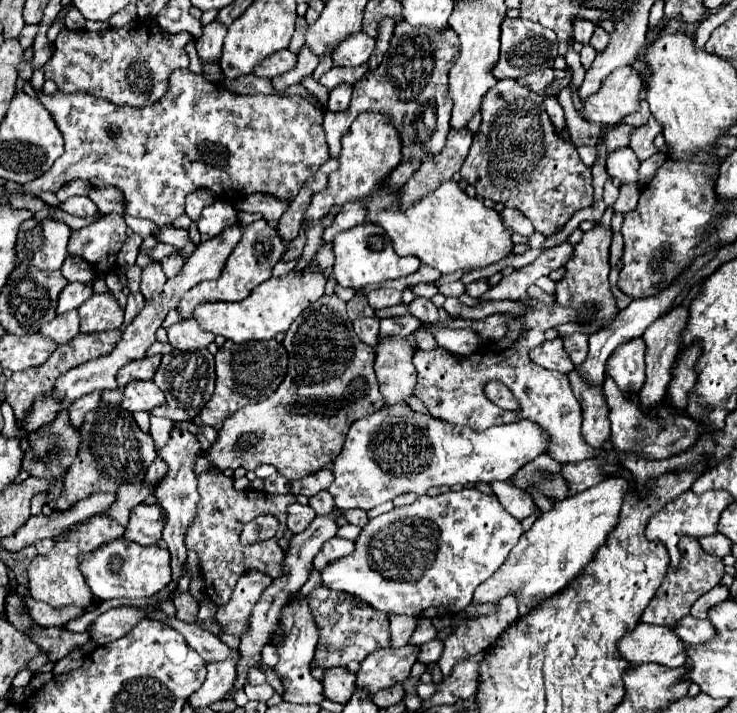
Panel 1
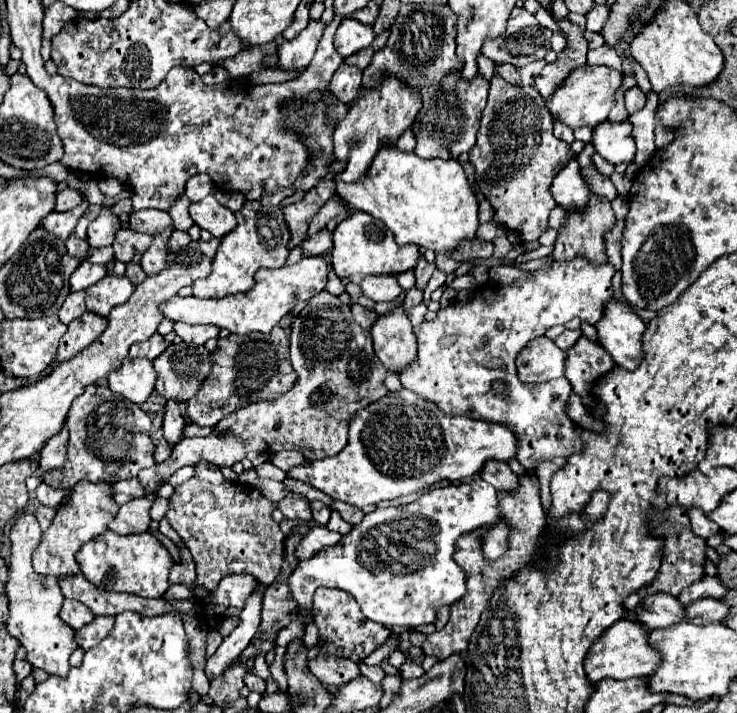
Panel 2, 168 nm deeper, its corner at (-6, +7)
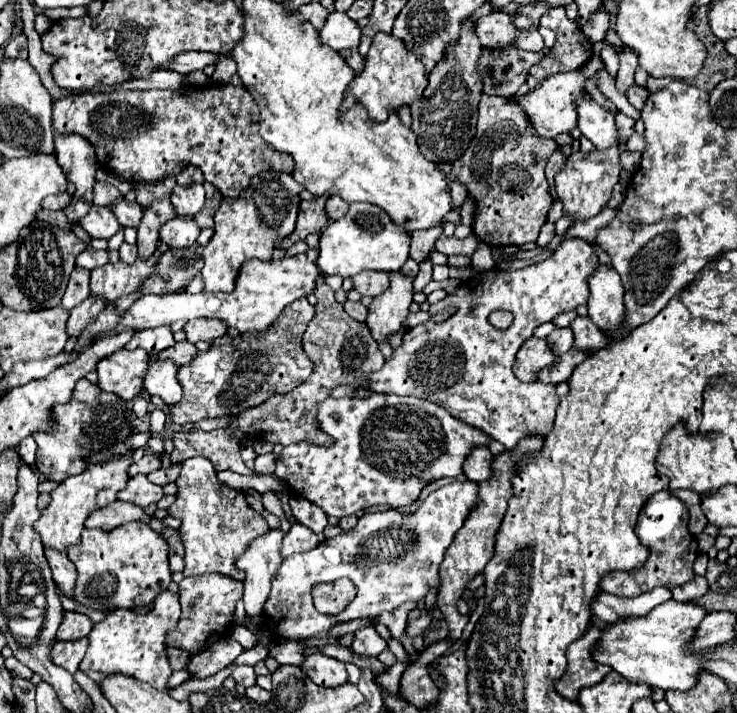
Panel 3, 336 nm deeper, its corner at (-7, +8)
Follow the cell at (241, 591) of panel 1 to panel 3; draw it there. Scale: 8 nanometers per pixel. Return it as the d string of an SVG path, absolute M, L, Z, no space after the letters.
M202 575L202 577L186 577L180 583L180 605L182 605L182 615L180 615L180 625L176 631L168 635L168 645L178 647L188 651L190 655L196 655L210 647L216 641L216 633L224 631L224 623L230 621L236 603L242 599L244 587L240 581L232 581L232 577L224 575Z

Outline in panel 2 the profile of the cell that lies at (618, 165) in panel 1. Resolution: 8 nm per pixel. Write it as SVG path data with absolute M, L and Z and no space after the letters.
M603 120L593 128L591 144L611 164L633 162L635 158L635 142L631 136L629 120L623 122Z

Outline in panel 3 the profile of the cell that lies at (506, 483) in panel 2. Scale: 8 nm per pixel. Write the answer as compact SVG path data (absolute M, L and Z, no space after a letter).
M478 447L468 455L464 463L464 475L478 483L488 481L488 477L492 477L492 461L494 455L486 447Z

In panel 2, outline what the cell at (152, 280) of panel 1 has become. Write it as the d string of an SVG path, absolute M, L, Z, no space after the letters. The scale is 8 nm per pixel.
M171 228L159 232L157 236L153 236L151 246L145 250L143 258L141 258L141 266L145 270L145 274L157 274L159 270L163 270L165 266L165 258L167 258L167 240L171 236Z

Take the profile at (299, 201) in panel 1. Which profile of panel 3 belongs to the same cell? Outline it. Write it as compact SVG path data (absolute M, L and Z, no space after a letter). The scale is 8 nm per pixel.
M322 195L322 197L314 197L310 201L302 201L300 203L300 213L298 213L298 221L296 221L296 229L292 231L290 237L286 237L280 247L282 249L290 249L294 243L298 241L304 241L310 233L316 233L320 231L328 217L324 213L324 203L326 203L328 195Z

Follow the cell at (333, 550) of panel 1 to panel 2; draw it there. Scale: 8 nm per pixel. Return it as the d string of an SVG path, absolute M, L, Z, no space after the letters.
M311 526L311 530L301 538L301 542L295 548L295 556L299 560L303 558L311 558L311 554L317 554L323 546L335 546L335 542L339 542L341 534L331 532L323 526Z

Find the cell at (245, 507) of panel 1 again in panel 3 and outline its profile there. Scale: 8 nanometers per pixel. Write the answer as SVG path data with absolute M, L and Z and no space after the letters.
M192 457L184 461L176 485L176 501L168 507L168 515L182 521L178 531L186 547L184 577L222 573L242 581L244 571L236 567L236 559L240 557L240 553L244 553L244 547L248 547L256 537L268 533L270 527L266 519L248 505L244 491L220 483L214 465L204 457Z

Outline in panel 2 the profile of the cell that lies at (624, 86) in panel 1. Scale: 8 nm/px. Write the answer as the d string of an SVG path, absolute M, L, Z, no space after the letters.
M587 64L587 66L575 68L547 100L547 108L553 116L553 120L563 122L573 130L583 128L583 126L591 128L591 126L595 126L595 122L603 122L603 118L609 116L609 110L615 104L613 94L621 86L621 78L623 78L621 72L607 68L607 66L589 66Z

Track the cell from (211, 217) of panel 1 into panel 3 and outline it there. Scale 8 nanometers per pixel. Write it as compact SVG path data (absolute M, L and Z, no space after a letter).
M190 185L190 187L174 187L172 193L172 205L176 209L178 217L196 217L206 203L206 191L202 185Z

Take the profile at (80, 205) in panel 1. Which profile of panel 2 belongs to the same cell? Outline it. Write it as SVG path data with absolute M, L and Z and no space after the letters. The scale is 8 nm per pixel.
M65 188L65 190L57 192L57 204L55 204L57 212L71 210L71 208L75 208L75 204L79 204L79 190Z

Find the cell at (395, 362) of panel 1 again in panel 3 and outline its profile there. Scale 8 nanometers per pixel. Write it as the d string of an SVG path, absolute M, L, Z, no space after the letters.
M402 273L390 275L390 287L378 295L368 307L366 325L378 343L386 343L388 337L404 333L404 321L412 303L412 279Z

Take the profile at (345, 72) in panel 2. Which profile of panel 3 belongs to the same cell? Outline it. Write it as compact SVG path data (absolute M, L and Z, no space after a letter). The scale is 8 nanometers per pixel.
M348 49L348 51L340 53L340 55L344 57L344 61L352 67L352 71L354 71L356 75L362 73L362 69L364 69L364 59L358 55L358 49Z

